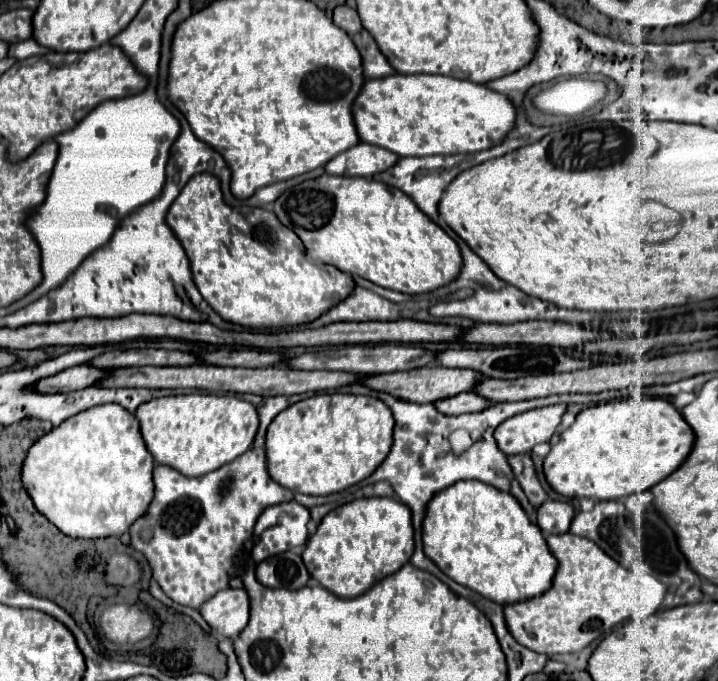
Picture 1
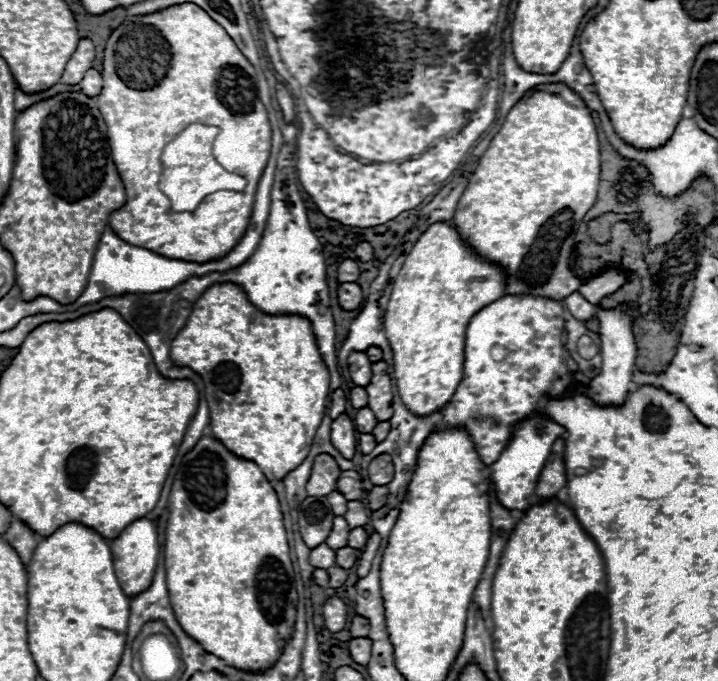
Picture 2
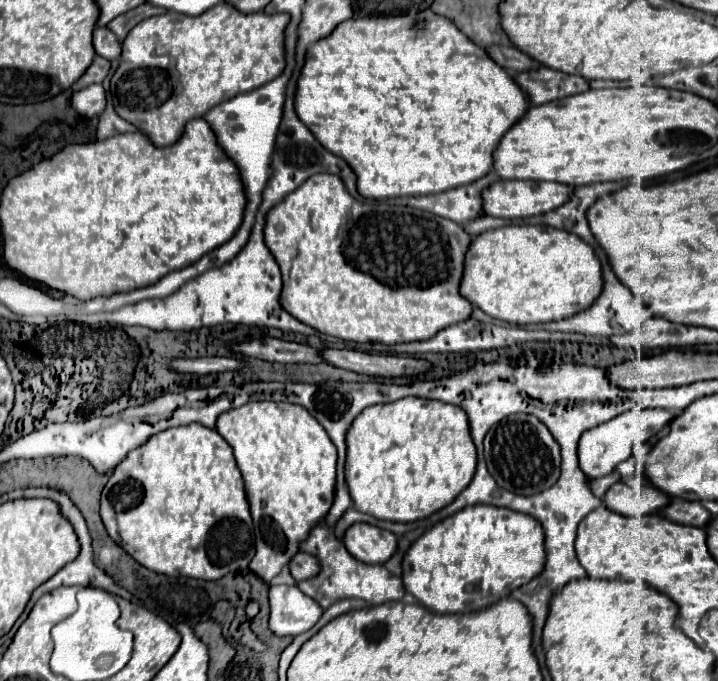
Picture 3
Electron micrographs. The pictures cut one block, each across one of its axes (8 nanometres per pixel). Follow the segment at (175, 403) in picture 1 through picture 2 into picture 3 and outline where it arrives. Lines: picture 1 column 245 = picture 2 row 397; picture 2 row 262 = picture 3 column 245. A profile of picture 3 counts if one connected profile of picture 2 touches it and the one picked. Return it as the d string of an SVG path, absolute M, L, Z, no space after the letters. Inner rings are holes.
M248 402L240 408L232 408L230 412L222 412L216 420L216 432L232 446L246 486L246 498L256 534L256 556L250 562L250 570L264 582L270 582L298 552L298 546L308 536L310 528L322 522L332 506L336 482L336 446L318 420L314 420L302 406L288 402Z

